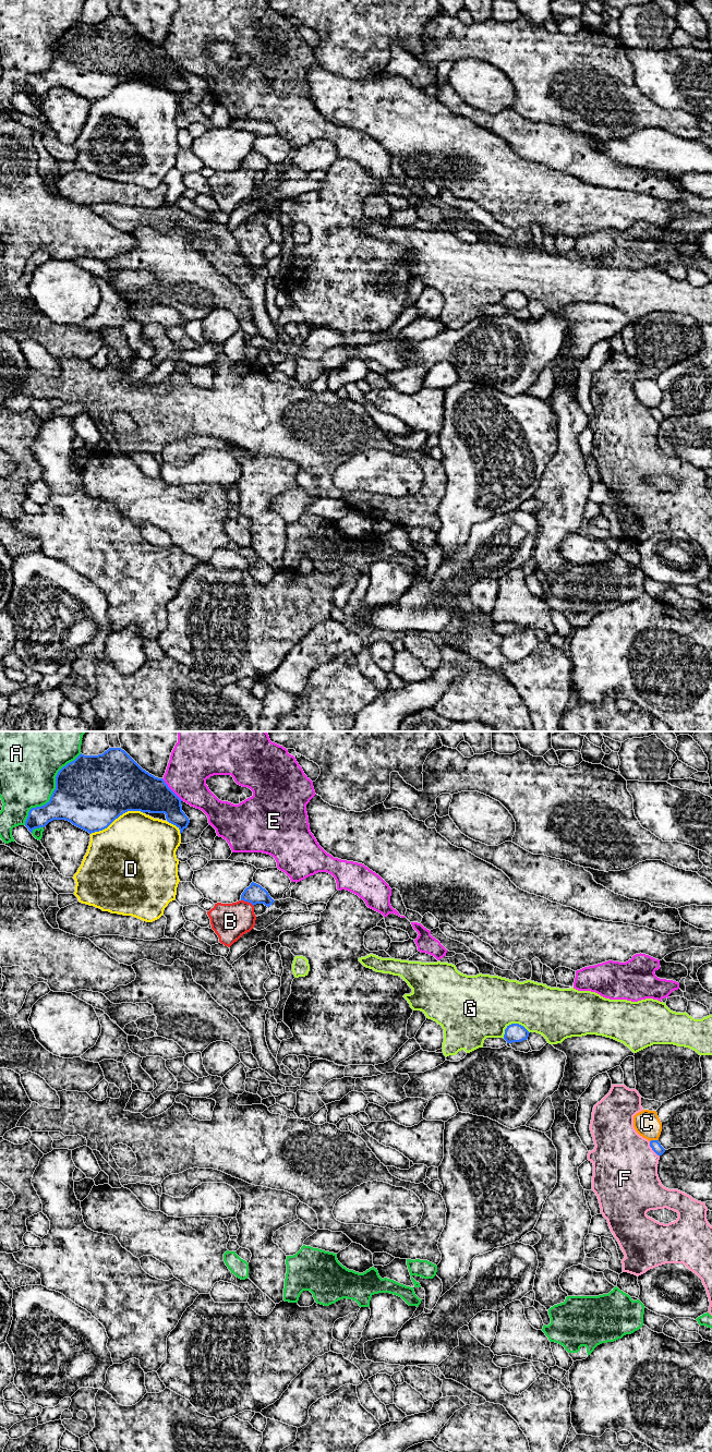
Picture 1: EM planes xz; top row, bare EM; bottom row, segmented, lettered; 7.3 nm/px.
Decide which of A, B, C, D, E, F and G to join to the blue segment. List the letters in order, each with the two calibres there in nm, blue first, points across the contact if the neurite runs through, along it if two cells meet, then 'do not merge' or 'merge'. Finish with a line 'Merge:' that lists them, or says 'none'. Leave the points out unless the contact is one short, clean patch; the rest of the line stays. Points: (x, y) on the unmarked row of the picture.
A: calibres 480 and 420 nm; do not merge
B: calibres 140 and 280 nm; way xz (255, 161), (248, 169), (230, 189); merge
C: calibres 70 and 190 nm; do not merge
D: calibres 500 and 500 nm; do not merge
E: calibres 300 and 320 nm; do not merge
F: calibres 70 and 480 nm; do not merge
G: calibres 140 and 460 nm; do not merge
Merge: B

